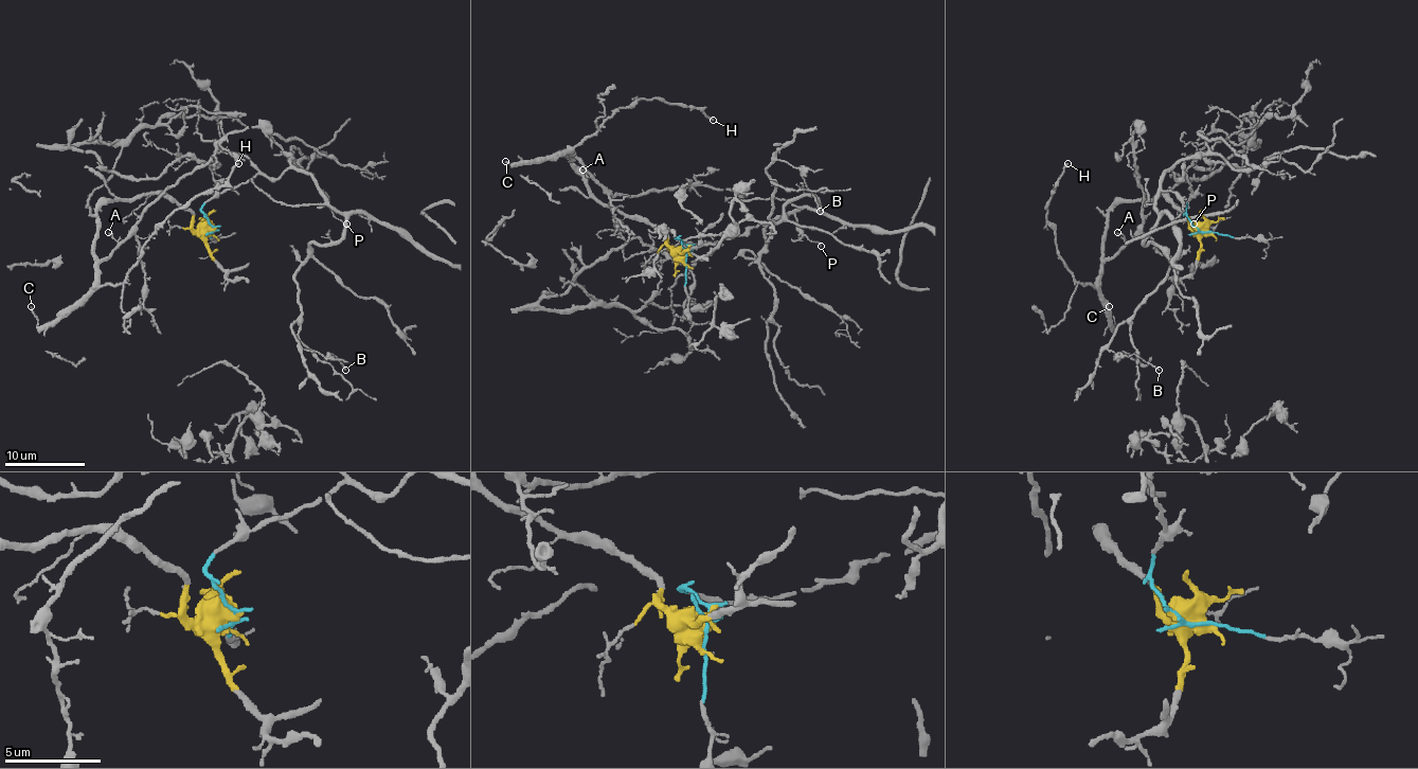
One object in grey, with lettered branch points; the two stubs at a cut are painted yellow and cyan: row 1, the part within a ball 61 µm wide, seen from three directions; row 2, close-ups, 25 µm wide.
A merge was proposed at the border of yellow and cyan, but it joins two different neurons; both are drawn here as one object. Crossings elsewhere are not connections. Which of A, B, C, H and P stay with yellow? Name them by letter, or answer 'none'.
A, C, H

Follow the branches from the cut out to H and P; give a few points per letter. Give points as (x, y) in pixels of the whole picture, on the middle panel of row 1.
H: (687, 251), (593, 195), (570, 155), (617, 108), (642, 99), (696, 107), (714, 121)
P: (687, 251), (680, 238), (676, 238), (687, 243), (730, 238), (792, 213), (804, 235), (820, 247)

